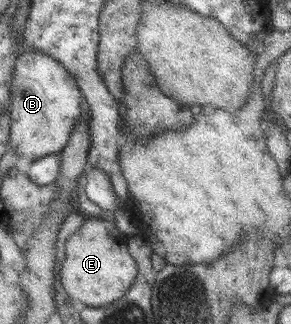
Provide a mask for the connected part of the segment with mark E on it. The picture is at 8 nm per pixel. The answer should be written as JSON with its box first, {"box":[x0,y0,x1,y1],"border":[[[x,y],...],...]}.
{"box":[60,216,137,306],"border":[[[90,216],[88,220],[84,220],[80,228],[70,234],[70,237],[65,241],[65,258],[61,261],[62,268],[60,268],[60,282],[66,290],[66,294],[86,306],[107,305],[111,302],[117,301],[132,284],[134,277],[137,276],[137,265],[135,260],[127,251],[127,243],[122,238],[123,232],[120,232],[115,223],[97,216]]]}

